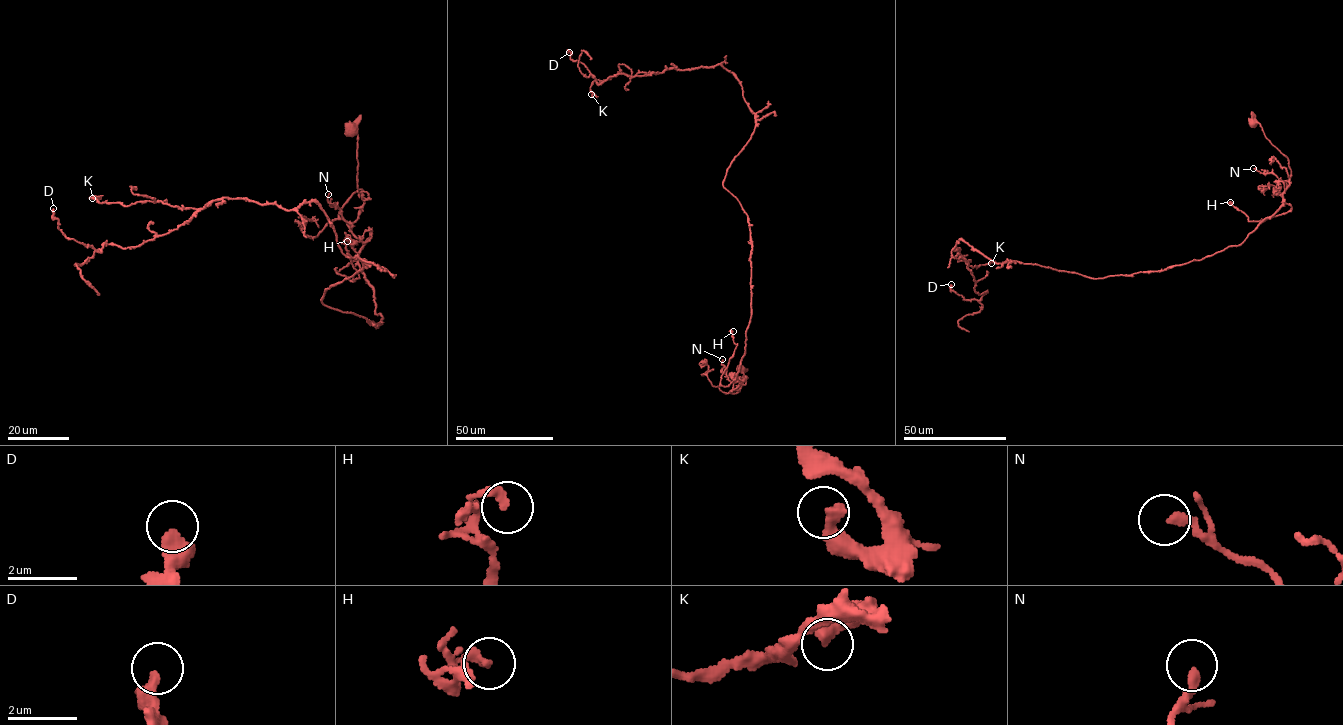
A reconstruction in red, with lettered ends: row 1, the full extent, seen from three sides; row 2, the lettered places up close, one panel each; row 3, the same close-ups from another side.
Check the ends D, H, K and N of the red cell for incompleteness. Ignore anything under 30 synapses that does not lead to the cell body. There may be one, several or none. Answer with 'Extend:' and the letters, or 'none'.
Extend: none

